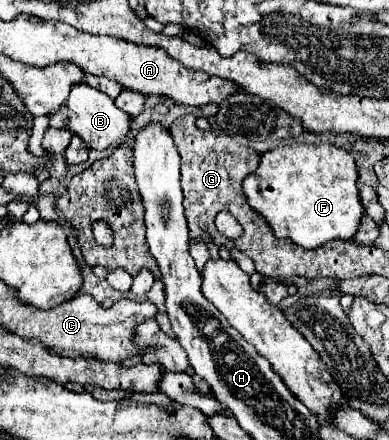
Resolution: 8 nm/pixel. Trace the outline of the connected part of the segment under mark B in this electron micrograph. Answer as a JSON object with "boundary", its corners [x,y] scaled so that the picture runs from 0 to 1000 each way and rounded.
{"boundary":[[[198,189],[188,207],[177,207],[177,225],[167,243],[157,243],[141,257],[126,257],[126,289],[136,293],[177,293],[193,307],[203,307],[224,334],[234,339],[275,339],[285,325],[316,320],[321,307],[332,302],[332,275],[337,266],[311,252],[290,225],[280,225],[270,211],[229,198],[224,189]]]}

